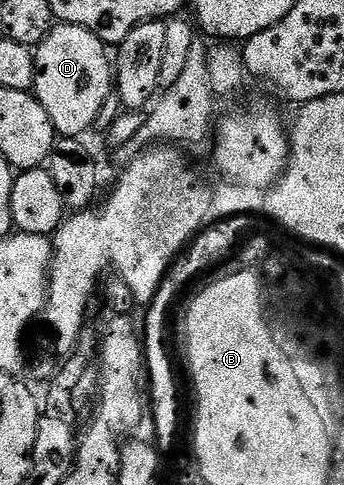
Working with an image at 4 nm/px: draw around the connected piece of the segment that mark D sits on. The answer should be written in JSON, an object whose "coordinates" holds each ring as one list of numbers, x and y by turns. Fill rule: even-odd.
{"coordinates":[[68,24,54,25,53,31,48,34,36,47,37,75,32,93,43,104,47,116,51,120,54,131,69,140,77,140,80,134,85,134,94,129,96,117,109,93,115,90,115,70,111,65,111,54,107,51,106,43,95,37,91,31,82,26]]}

